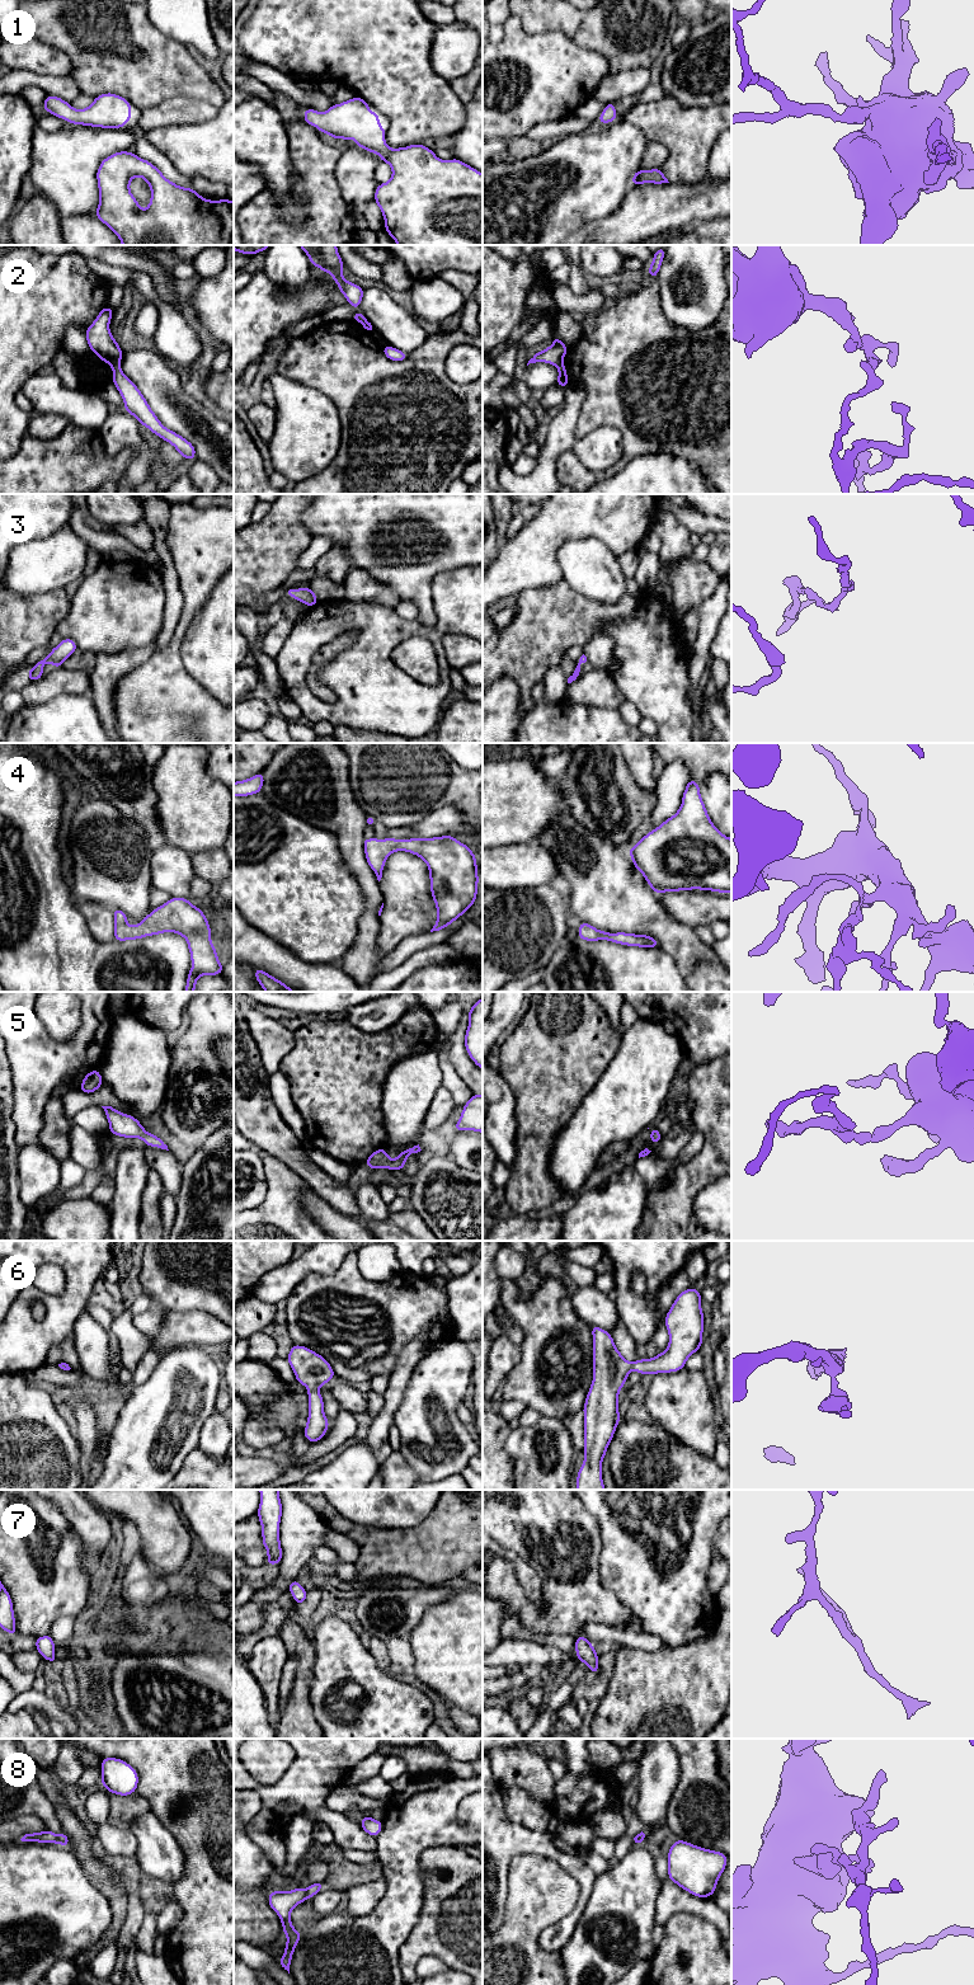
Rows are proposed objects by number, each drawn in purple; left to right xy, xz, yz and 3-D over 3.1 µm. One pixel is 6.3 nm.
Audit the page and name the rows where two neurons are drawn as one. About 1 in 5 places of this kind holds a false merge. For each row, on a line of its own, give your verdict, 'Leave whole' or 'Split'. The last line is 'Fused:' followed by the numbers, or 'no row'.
1: Leave whole
2: Split
3: Leave whole
4: Leave whole
5: Leave whole
6: Leave whole
7: Leave whole
8: Split
Fused: 2, 8

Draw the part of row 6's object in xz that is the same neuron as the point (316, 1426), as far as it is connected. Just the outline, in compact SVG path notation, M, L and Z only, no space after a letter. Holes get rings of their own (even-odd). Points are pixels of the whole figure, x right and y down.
M296 1344L286 1360L296 1375L296 1382L309 1389L309 1417L304 1435L310 1443L316 1443L329 1427L329 1420L324 1414L324 1400L317 1389L335 1377L334 1370L320 1354Z

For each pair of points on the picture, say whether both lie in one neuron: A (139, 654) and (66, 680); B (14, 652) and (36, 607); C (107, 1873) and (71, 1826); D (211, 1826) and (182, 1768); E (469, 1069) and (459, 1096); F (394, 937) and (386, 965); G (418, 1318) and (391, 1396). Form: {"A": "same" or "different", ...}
{"A": "different", "B": "same", "C": "same", "D": "same", "E": "different", "F": "different", "G": "different"}

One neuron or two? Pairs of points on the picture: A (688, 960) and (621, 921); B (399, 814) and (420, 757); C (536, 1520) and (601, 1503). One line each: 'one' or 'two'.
A: one
B: one
C: two

